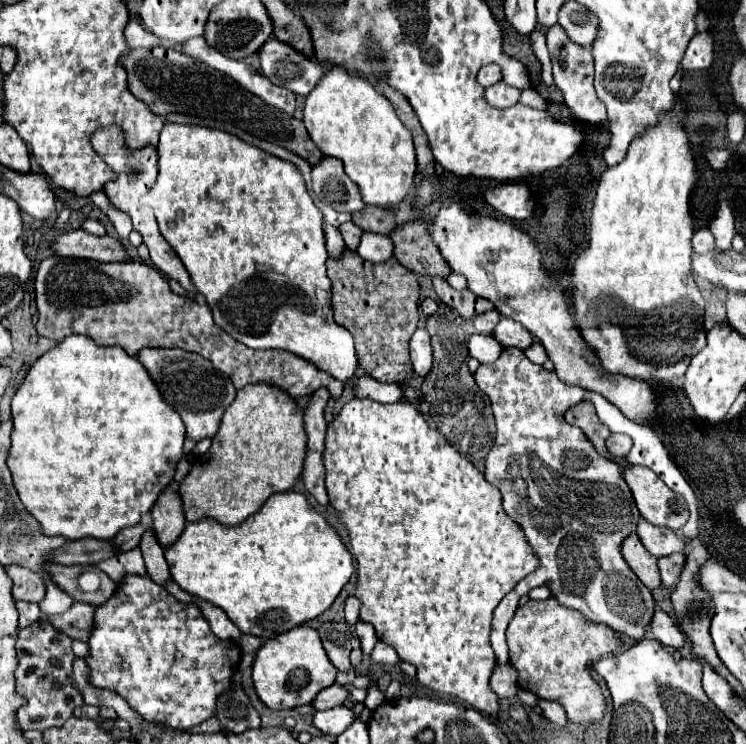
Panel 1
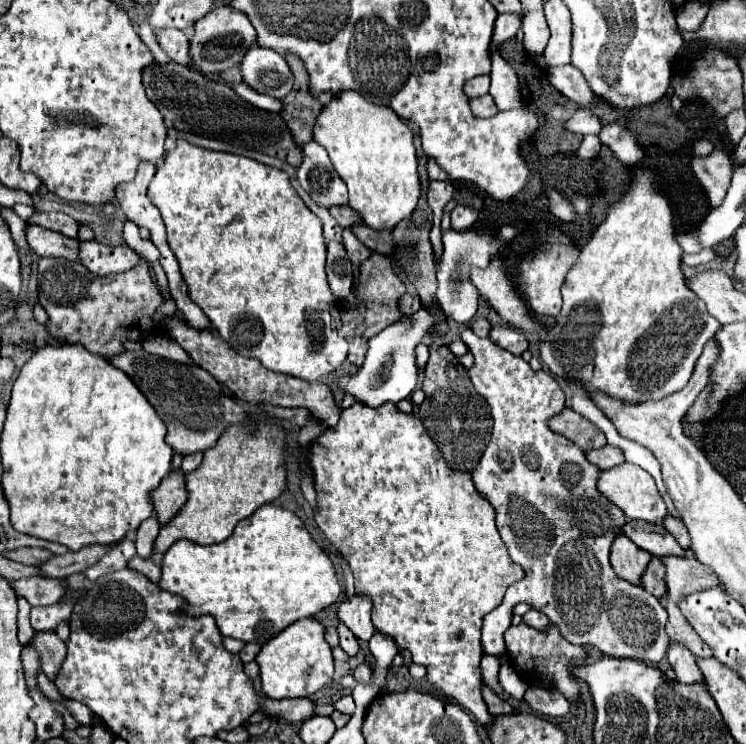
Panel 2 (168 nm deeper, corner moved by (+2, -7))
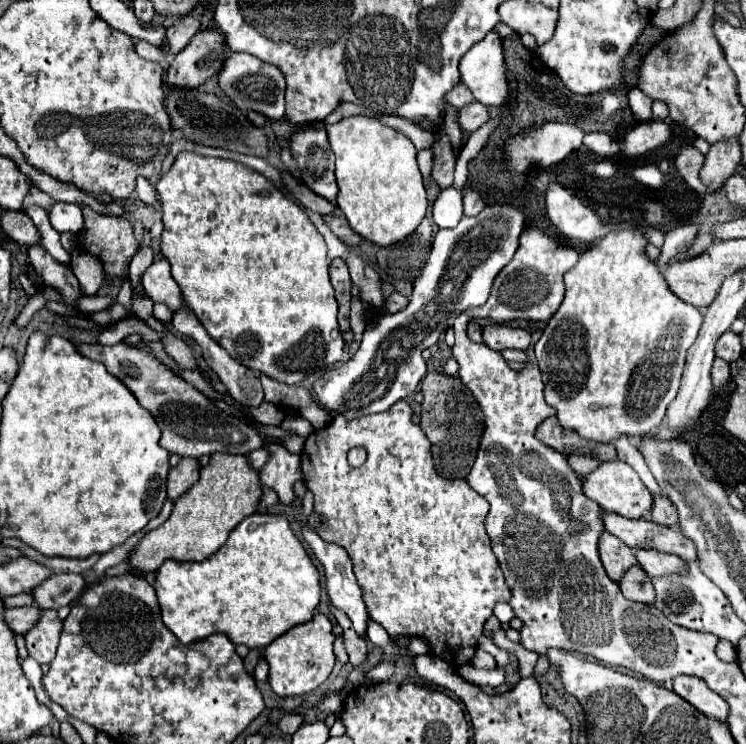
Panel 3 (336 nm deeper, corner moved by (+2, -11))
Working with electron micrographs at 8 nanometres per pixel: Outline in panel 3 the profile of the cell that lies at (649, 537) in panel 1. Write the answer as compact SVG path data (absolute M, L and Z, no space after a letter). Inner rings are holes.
M604 512L602 522L604 522L606 532L620 538L632 550L634 548L654 548L660 552L676 554L688 562L698 558L694 542L682 536L678 528L654 524L652 520L630 520L614 512Z

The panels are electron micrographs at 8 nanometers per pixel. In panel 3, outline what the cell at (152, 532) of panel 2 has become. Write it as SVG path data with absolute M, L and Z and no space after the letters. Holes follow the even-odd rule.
M166 500L166 504L164 504L162 512L160 512L160 514L158 514L154 520L150 520L150 524L148 524L148 526L142 530L142 534L144 534L144 532L150 532L152 528L158 528L160 524L164 524L164 522L166 522L166 518L170 516L170 512L172 512L172 502L170 502L170 500Z

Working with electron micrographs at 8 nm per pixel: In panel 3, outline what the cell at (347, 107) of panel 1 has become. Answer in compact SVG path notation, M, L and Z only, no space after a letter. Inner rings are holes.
M366 116L344 118L334 126L326 126L326 130L328 130L330 148L334 150L336 156L336 180L338 180L336 206L340 206L340 210L348 218L350 228L376 246L390 246L414 234L414 230L420 226L422 218L426 216L426 208L428 208L414 144L402 132L388 128L378 120Z

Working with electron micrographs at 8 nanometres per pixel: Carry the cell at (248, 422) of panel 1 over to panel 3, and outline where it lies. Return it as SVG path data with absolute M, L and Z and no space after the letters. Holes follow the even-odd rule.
M216 452L208 466L200 470L200 480L184 492L176 502L170 518L160 528L146 532L130 552L128 566L136 576L154 574L164 560L200 562L222 548L228 534L242 522L242 518L256 512L262 488L258 472L250 468L246 456L232 456Z

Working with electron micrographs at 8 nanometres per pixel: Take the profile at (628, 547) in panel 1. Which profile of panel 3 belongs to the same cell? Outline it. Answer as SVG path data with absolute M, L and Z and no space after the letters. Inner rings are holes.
M604 532L602 540L598 540L598 554L602 560L602 566L606 568L606 574L610 576L610 580L618 582L622 578L622 574L636 564L634 552L622 544L616 536Z

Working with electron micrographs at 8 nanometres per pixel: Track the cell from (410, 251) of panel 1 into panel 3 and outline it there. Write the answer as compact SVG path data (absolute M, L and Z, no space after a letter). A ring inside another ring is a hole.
M342 212L326 214L326 216L322 216L322 220L324 220L324 224L326 224L338 238L342 238L346 244L350 244L350 246L358 246L358 244L360 244L362 238L360 238L356 232L352 232L352 228L346 224L346 218L342 216Z

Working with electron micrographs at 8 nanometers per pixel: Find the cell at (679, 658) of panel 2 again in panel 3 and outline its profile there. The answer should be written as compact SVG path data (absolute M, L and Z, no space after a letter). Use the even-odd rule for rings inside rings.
M694 676L674 678L674 692L680 698L684 698L686 702L690 702L694 708L698 708L698 712L702 712L704 716L710 716L718 722L726 722L730 716L726 700L720 698L702 680L698 680Z

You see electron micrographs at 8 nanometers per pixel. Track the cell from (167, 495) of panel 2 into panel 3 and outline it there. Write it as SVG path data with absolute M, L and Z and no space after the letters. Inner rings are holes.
M180 458L178 466L170 468L168 474L168 498L180 498L194 482L198 482L200 462L196 458Z

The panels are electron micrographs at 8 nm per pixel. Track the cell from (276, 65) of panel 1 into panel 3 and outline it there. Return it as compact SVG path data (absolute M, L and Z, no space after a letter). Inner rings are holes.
M246 52L230 54L230 58L222 64L222 70L218 72L218 86L234 102L234 106L242 112L254 110L254 112L266 116L268 120L284 118L286 82L282 78L282 72L278 68L274 68L272 64L266 64Z

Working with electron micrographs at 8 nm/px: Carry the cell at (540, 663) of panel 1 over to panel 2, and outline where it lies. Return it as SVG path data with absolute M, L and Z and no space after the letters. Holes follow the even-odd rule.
M520 622L518 626L510 626L506 630L504 640L506 640L510 664L514 666L514 670L520 674L520 678L528 686L558 690L560 694L564 694L564 698L574 708L580 704L580 686L578 686L578 680L572 676L572 668L576 664L584 662L588 658L588 654L582 646L570 644L566 638L562 638L556 624L548 624L546 630L536 630L532 626Z

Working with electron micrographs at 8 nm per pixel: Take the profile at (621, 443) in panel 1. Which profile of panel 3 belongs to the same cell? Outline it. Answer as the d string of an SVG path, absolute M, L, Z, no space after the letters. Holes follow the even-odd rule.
M572 454L572 456L568 456L568 464L582 478L584 474L590 474L594 468L598 468L600 462L596 458L590 458L590 456L576 456L576 454Z

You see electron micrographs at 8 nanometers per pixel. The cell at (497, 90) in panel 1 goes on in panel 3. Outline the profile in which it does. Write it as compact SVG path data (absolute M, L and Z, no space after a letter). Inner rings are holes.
M472 102L458 110L458 124L468 134L478 130L484 122L488 122L488 108L478 102Z

